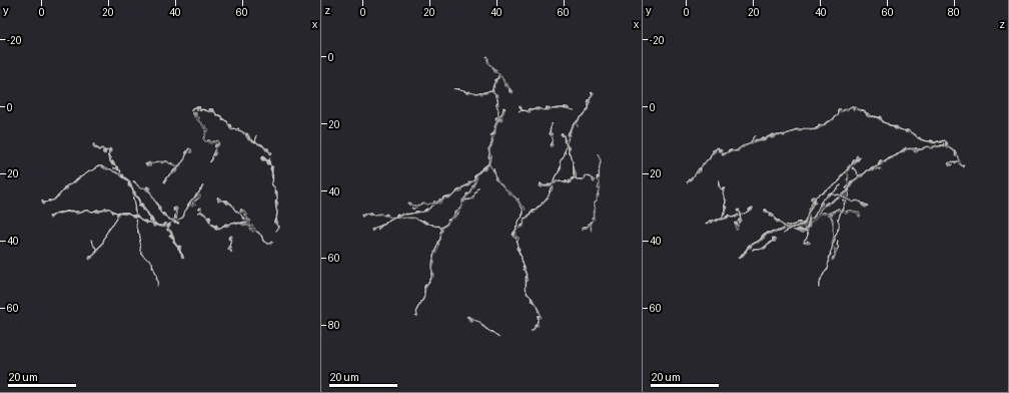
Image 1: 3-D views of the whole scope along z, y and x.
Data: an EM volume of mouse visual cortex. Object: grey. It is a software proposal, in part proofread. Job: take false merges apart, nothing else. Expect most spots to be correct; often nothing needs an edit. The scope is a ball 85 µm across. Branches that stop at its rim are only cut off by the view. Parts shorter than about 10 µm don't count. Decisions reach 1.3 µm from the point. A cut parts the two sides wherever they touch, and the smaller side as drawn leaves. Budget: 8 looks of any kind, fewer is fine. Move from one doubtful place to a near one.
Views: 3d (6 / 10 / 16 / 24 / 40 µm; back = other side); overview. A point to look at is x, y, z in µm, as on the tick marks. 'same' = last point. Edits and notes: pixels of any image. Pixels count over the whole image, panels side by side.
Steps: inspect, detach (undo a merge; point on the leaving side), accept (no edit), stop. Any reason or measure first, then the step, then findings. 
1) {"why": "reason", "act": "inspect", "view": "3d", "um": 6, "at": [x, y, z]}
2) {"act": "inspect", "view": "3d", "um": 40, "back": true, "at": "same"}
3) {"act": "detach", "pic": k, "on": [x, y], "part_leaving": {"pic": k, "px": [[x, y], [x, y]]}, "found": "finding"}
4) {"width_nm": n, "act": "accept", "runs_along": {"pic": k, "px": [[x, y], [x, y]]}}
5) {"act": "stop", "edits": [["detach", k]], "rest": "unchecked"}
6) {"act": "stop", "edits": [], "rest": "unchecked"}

{"why": "thin arm on a thick one", "act": "inspect", "view": "3d", "um": 24, "at": [39.5, 33.5, 11.5]}

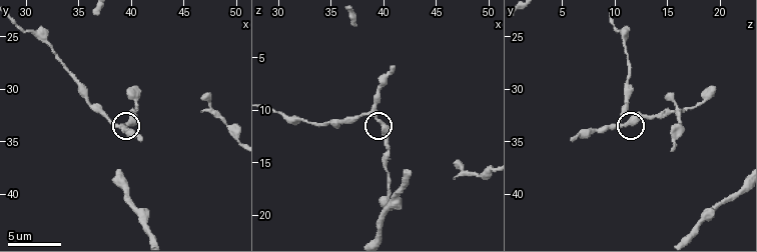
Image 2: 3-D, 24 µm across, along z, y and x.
{"act": "inspect", "view": "3d", "um": 10, "at": [39.4, 33.4, 11.0]}

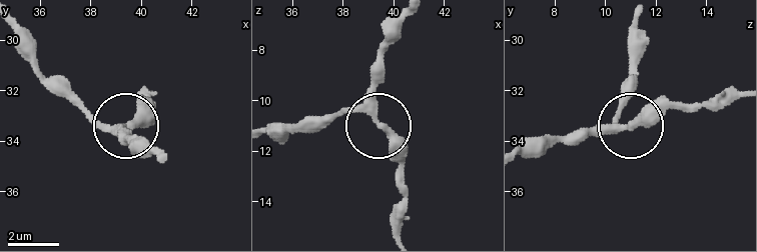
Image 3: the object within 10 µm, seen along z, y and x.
{"act": "inspect", "view": "3d", "um": 10, "back": true, "at": [39.6, 33.4, 11.0]}

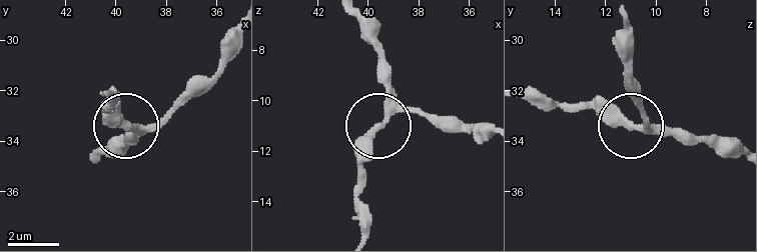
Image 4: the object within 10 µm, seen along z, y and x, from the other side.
{"arms": 3, "act": "accept", "found": "continuous, no second cell"}

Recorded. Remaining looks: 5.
{"why": "arms part here", "act": "inspect", "view": "3d", "um": 24, "at": [64.0, 36.5, 36.0]}

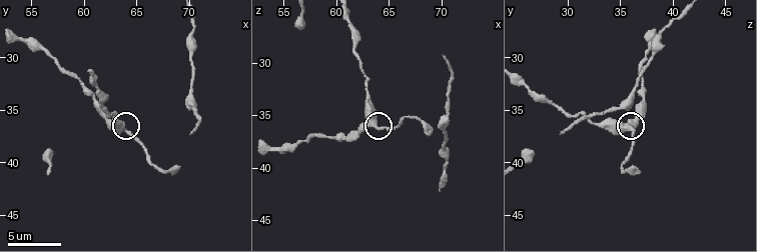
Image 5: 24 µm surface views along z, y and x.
{"act": "inspect", "view": "3d", "um": 10, "at": [63.6, 36.6, 36.0]}

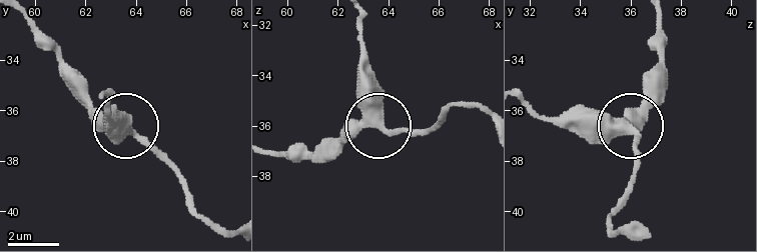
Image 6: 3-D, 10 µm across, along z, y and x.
{"arms": 3, "act": "accept", "found": "one cell here"}

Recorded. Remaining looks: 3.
{"why": "two arms in line, one across", "act": "inspect", "view": "3d", "um": 24, "at": [27.0, 24.5, 47.5]}

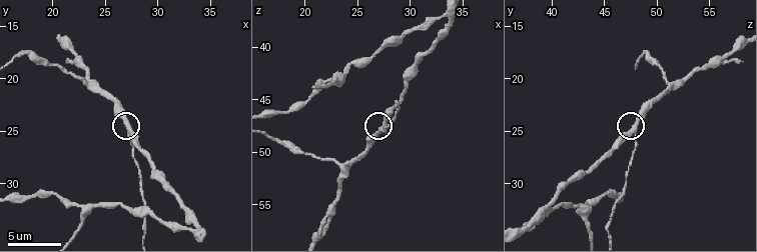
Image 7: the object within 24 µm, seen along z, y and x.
{"act": "inspect", "view": "3d", "um": 10, "at": [27.4, 25.0, 47.8]}

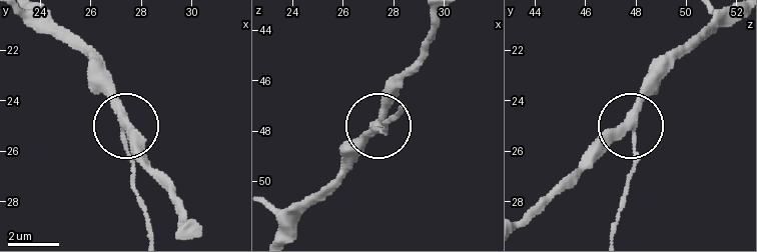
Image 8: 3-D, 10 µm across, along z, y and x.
{"width_nm": 320, "act": "accept", "found": "one cell here"}

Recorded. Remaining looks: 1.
{"why": "branch point", "act": "inspect", "view": "3d", "um": 10, "at": [33.2, 34.6, 37.0]}

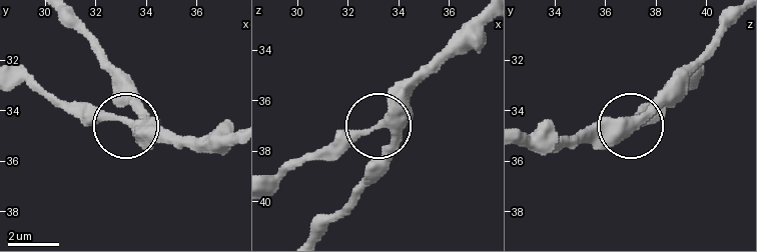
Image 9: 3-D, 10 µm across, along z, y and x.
{"side_arm_um": 38, "arms": 3, "act": "accept", "found": "one cell here"}

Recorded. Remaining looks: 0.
{"act": "stop", "edits": [], "rest": "unchecked"}

